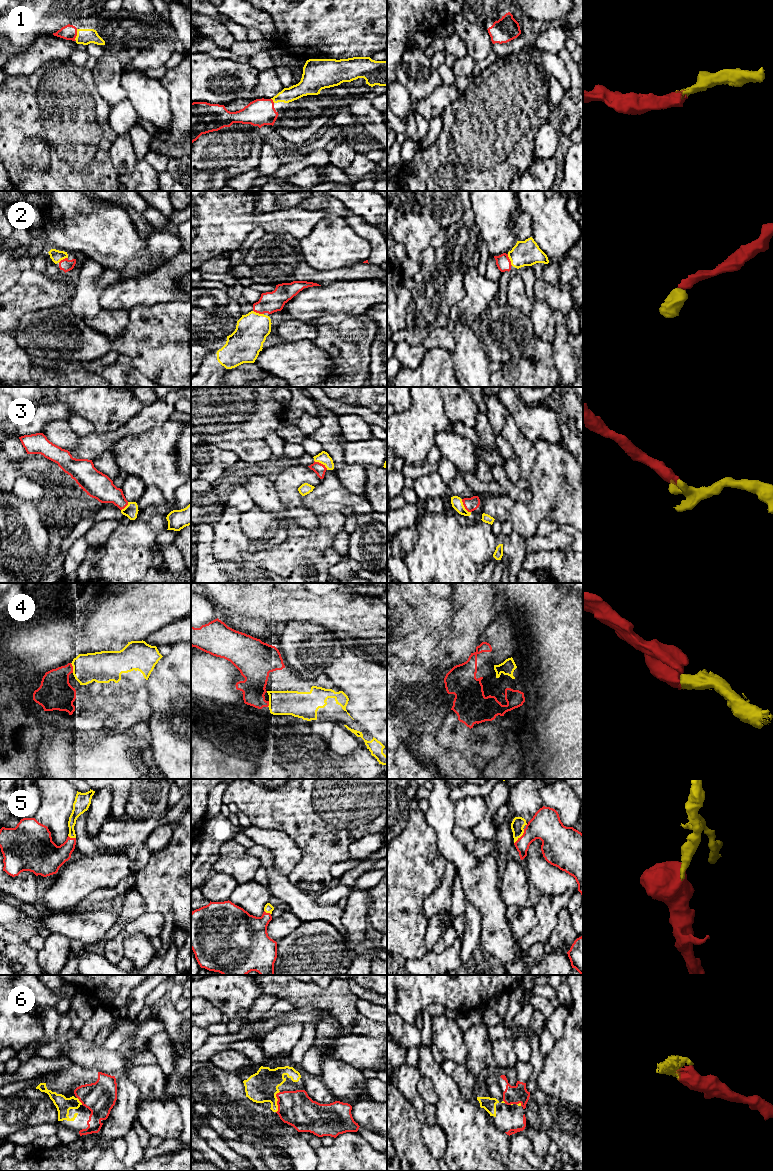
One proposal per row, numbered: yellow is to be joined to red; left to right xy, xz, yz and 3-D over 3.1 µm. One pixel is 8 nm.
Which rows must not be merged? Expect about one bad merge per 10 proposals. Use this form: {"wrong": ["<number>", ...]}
{"wrong": []}

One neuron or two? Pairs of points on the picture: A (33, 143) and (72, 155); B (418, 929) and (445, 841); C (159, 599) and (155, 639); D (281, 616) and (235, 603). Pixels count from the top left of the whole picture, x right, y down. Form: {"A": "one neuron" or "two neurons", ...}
{"A": "one neuron", "B": "two neurons", "C": "two neurons", "D": "one neuron"}

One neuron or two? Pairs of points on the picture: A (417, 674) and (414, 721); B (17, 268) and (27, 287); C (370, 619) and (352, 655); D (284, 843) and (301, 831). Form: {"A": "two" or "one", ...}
{"A": "one", "B": "two", "C": "two", "D": "two"}

